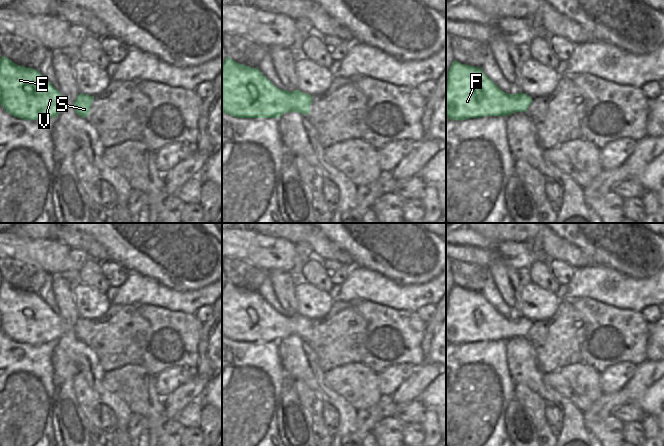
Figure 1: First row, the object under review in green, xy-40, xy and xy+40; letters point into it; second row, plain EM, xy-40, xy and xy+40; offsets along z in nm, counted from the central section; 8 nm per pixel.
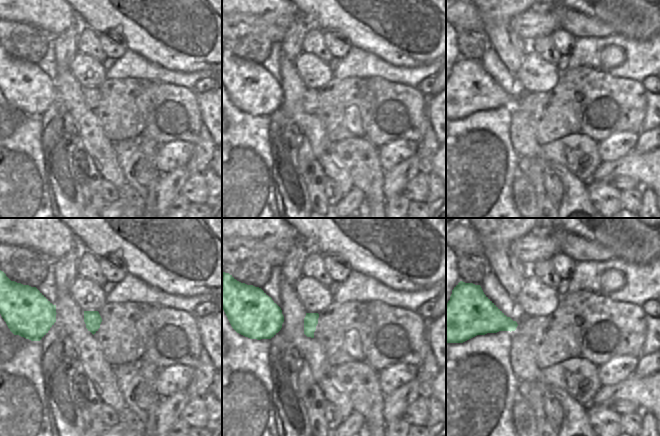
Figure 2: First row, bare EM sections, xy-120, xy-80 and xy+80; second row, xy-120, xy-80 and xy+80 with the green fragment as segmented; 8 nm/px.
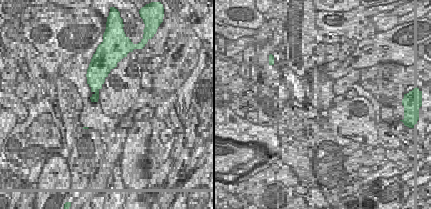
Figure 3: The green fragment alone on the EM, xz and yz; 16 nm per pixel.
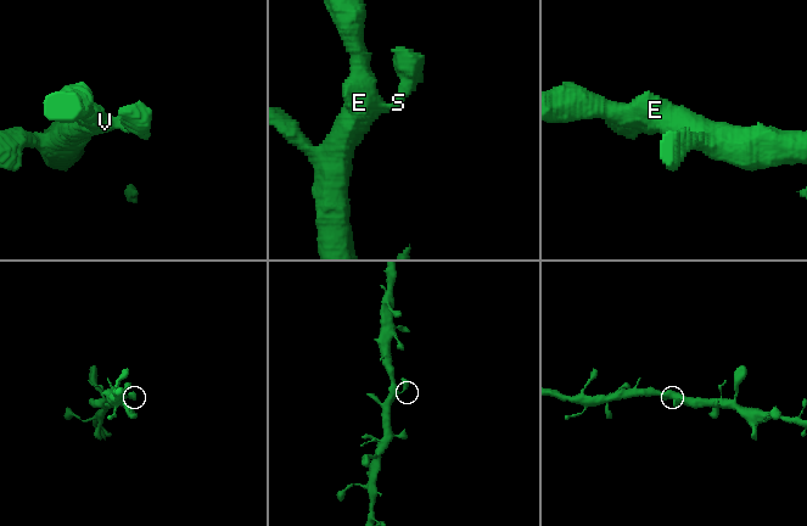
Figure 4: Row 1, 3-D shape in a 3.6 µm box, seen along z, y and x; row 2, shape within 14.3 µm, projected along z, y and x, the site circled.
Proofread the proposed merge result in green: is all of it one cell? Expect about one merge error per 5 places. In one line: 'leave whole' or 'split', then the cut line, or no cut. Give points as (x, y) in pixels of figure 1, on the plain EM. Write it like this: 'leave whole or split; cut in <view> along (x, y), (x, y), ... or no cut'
leave whole; no cut

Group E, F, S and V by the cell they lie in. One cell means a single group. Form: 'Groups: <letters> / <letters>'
Groups: E F S V.

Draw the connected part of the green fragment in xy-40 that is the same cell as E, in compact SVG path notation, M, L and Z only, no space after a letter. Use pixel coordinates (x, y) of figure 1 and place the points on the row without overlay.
M5 280L0 283L0 327L6 336L23 344L55 342L64 333L62 319L38 294L19 290Z

